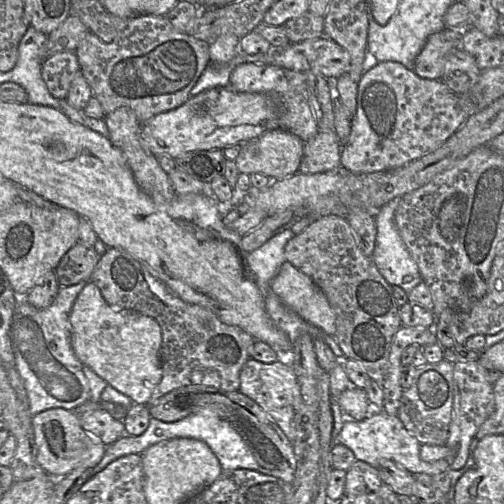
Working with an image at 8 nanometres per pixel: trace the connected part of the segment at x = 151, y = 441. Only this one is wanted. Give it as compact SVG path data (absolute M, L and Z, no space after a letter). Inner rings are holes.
M201 414L189 415L174 422L164 422L151 417L147 429L141 435L123 435L114 443L106 446L102 460L95 467L93 467L94 474L99 473L109 463L120 457L129 454L142 454L150 446L174 438L192 438L205 442L219 460L222 471L250 469L263 474L272 475L271 470L265 469L258 464L240 435L228 422L218 418L215 415Z

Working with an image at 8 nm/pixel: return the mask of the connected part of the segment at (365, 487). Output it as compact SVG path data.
M356 460L346 471L345 495L358 496L377 490L383 484L379 469Z

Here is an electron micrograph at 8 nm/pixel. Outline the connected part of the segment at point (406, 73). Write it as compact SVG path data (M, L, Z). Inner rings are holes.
M386 61L379 62L366 70L359 81L357 94L357 108L352 117L351 132L347 143L341 148L341 165L353 174L369 174L374 172L389 171L402 167L421 156L430 153L444 144L467 120L467 116L462 110L458 94L454 93L441 79L426 79L419 77L414 71L407 69L399 62Z

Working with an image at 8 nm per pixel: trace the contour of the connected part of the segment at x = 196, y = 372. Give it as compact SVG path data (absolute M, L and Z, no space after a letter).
M108 248L101 256L91 280L114 309L134 311L154 318L162 332L161 381L148 405L184 386L202 385L224 392L238 391L240 372L251 358L256 340L237 326L223 323L212 311L180 299L169 286L128 252Z

